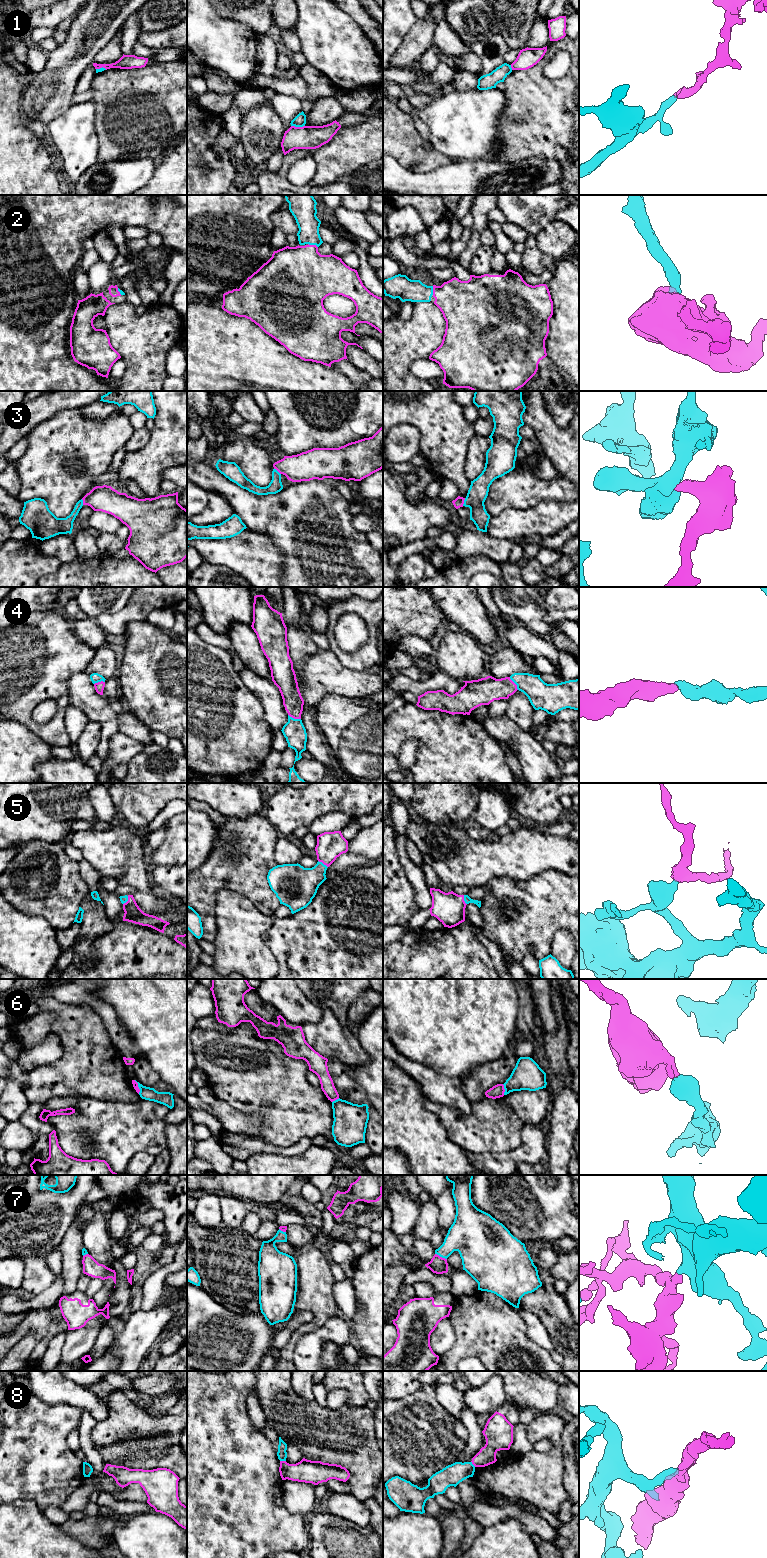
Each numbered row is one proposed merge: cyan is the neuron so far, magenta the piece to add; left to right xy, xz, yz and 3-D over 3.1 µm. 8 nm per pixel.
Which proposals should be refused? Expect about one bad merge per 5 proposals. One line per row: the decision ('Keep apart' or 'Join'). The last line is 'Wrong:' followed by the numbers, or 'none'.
1: Keep apart
2: Join
3: Join
4: Join
5: Join
6: Keep apart
7: Join
8: Keep apart
Wrong: 1, 6, 8

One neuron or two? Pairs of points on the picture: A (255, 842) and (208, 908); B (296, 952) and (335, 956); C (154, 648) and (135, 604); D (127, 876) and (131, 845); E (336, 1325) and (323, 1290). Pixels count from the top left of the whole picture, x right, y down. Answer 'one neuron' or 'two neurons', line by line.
A: one neuron
B: one neuron
C: two neurons
D: one neuron
E: two neurons

